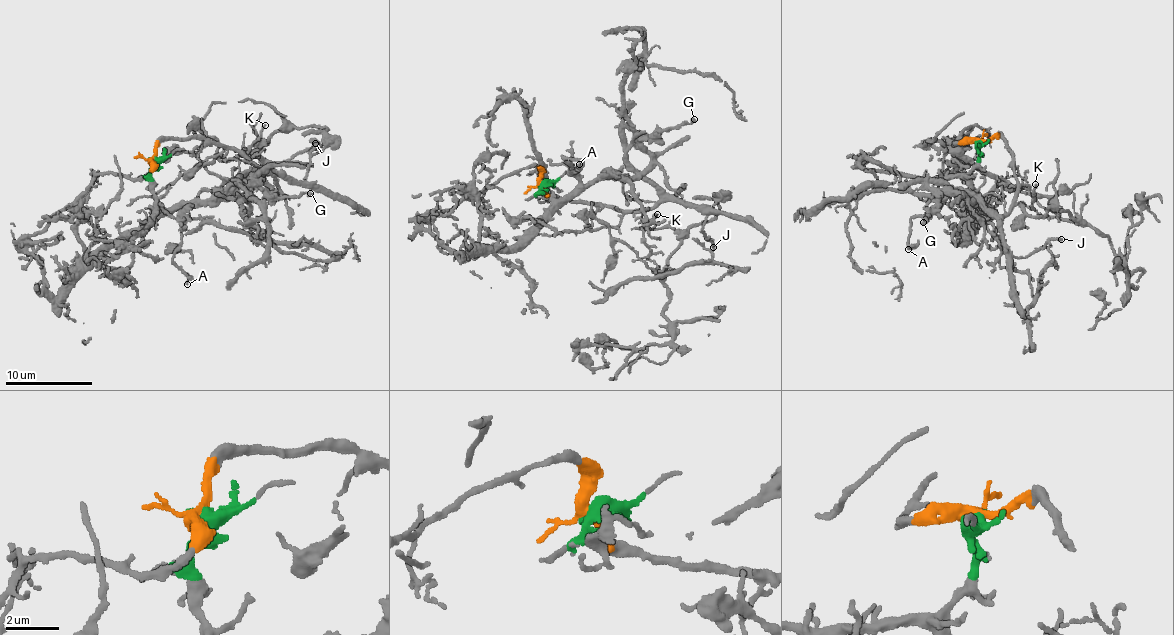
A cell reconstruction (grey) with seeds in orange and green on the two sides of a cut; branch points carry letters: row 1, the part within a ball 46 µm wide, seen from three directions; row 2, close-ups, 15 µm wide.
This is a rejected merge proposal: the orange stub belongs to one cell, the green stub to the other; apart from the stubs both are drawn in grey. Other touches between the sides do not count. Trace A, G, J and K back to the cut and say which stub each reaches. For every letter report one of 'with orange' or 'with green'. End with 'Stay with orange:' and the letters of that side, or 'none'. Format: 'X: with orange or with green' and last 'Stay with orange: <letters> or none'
A: with green
G: with green
J: with orange
K: with orange
Stay with orange: J, K

